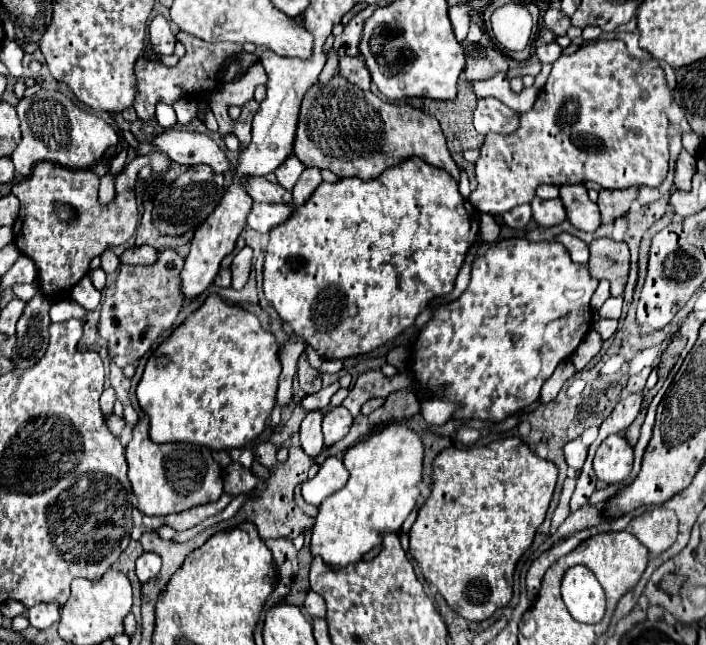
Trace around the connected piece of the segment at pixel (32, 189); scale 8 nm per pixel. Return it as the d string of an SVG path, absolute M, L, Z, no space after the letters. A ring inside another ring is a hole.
M155 151L151 155L137 155L125 165L115 181L115 199L109 205L99 201L99 177L91 169L67 169L59 163L41 161L35 165L31 175L15 181L11 193L21 201L19 219L13 225L17 249L33 259L39 275L39 285L49 303L69 297L71 289L87 275L93 257L101 255L109 247L127 243L137 229L137 201L135 201L135 179L141 167L149 165L155 175L165 175L171 167L169 155ZM55 201L69 205L73 217L59 221Z

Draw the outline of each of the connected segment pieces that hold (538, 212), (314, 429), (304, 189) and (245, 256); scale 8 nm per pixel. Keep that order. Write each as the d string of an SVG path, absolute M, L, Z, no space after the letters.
M533 199L531 201L531 207L533 207L533 217L539 225L543 227L553 227L553 225L559 225L561 221L565 221L565 207L561 203L561 199L549 199L549 201L543 201L543 199Z
M309 411L301 423L301 447L307 455L317 457L325 443L323 443L323 433L321 433L321 421L323 421L323 411Z
M305 169L297 181L297 185L293 187L293 203L295 205L303 205L311 193L319 187L321 183L321 173L319 169Z
M243 247L235 259L233 259L233 265L231 265L231 271L233 271L233 287L235 289L241 289L247 281L247 275L251 273L251 257L253 257L253 251L251 247Z

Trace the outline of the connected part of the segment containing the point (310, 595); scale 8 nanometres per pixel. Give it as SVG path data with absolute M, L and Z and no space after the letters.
M313 589L307 591L307 597L305 597L305 605L303 605L305 613L309 617L325 617L325 601L319 593L315 593Z

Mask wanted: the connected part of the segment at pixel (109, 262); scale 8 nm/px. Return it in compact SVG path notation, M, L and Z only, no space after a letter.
M107 251L107 253L101 255L101 269L105 273L115 273L119 269L119 265L121 265L121 261L113 251Z

